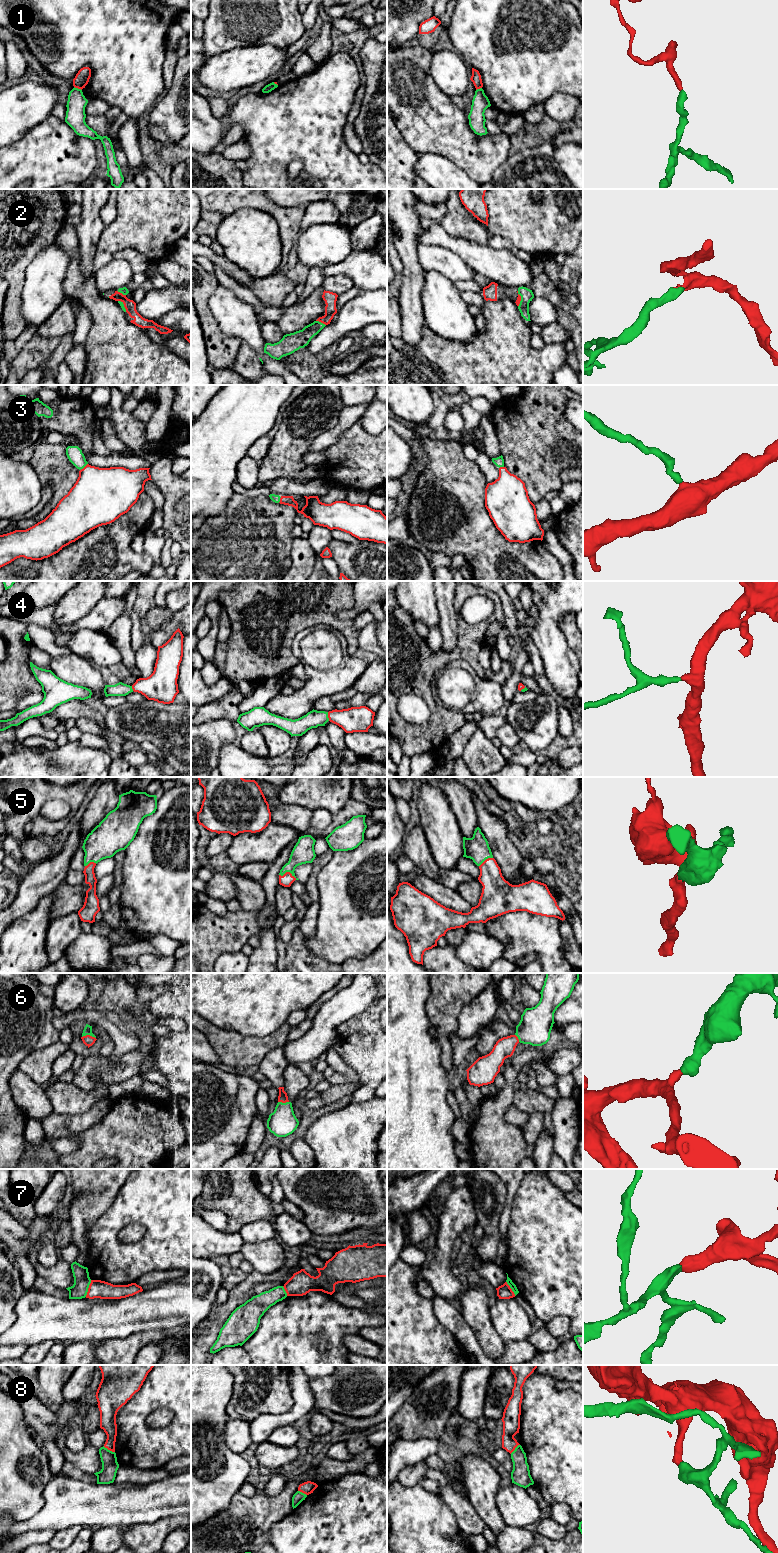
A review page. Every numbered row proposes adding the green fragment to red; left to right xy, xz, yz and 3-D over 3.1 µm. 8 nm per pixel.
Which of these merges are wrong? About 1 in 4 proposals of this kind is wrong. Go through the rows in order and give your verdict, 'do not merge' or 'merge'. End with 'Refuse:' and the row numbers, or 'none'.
1: do not merge
2: merge
3: merge
4: merge
5: merge
6: merge
7: do not merge
8: do not merge
Refuse: 1, 7, 8

